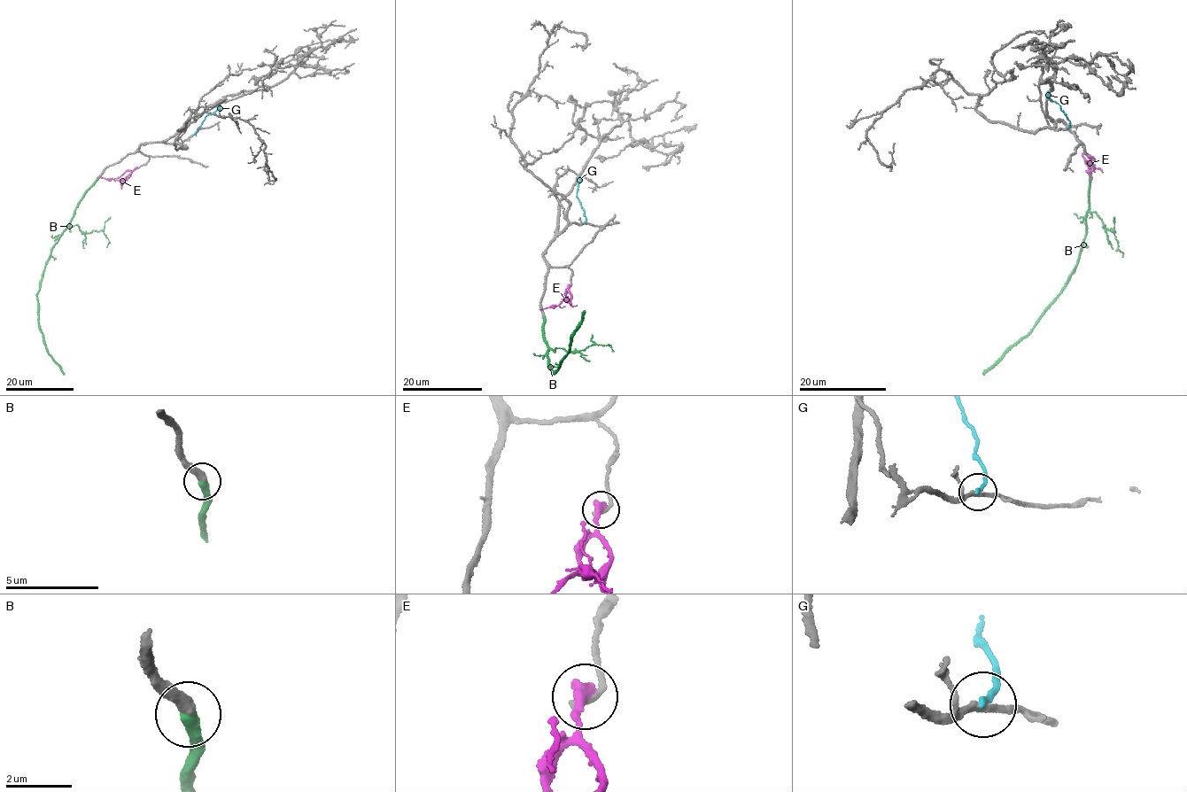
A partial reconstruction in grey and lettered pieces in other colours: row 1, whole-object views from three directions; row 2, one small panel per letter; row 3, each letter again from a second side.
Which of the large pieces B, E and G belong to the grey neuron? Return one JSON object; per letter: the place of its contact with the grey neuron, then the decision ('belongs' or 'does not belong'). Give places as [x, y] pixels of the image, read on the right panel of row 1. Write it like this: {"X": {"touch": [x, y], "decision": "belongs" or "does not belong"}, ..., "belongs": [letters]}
{"B": {"touch": [1090, 158], "decision": "belongs"}, "E": {"touch": [1089, 157], "decision": "does not belong"}, "G": {"touch": [1069, 128], "decision": "does not belong"}, "belongs": ["B"]}

